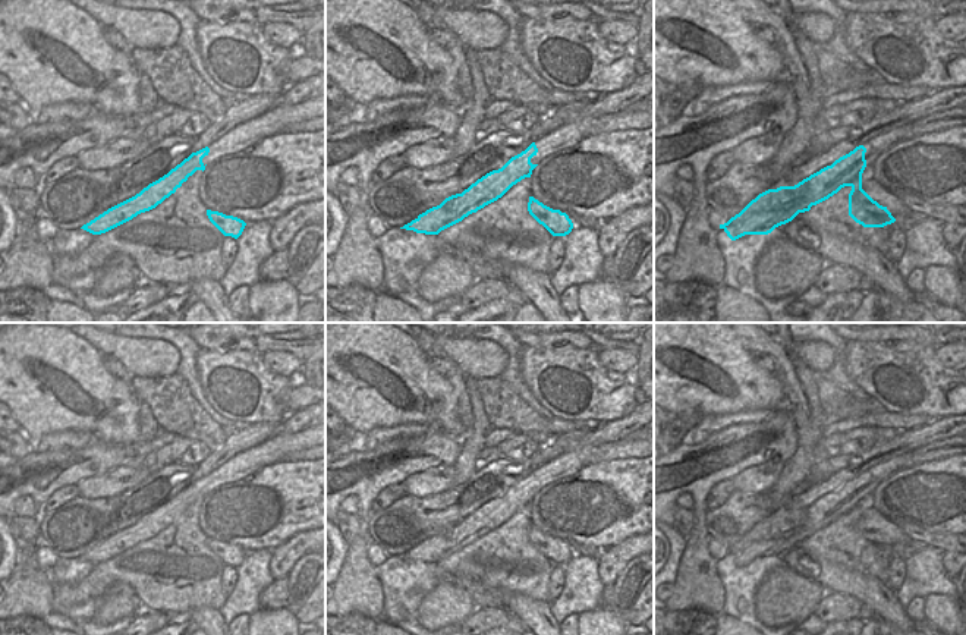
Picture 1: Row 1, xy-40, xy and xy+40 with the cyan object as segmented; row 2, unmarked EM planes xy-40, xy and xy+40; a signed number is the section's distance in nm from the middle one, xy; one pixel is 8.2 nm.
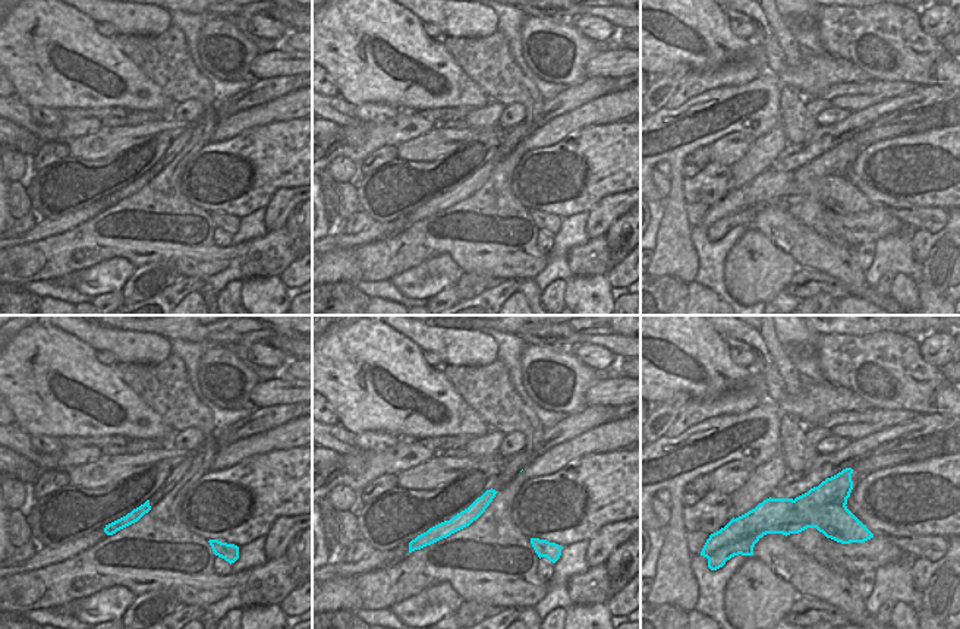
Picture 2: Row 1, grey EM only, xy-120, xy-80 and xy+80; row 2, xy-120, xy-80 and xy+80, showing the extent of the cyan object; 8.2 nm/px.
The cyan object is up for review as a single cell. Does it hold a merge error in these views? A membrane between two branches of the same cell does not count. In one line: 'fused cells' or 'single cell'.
fused cells

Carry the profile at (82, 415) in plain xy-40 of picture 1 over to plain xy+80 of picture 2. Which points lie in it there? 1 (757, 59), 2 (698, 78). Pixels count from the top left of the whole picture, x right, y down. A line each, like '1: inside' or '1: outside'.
1: outside
2: outside

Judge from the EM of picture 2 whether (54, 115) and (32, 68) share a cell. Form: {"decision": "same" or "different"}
{"decision": "different"}

